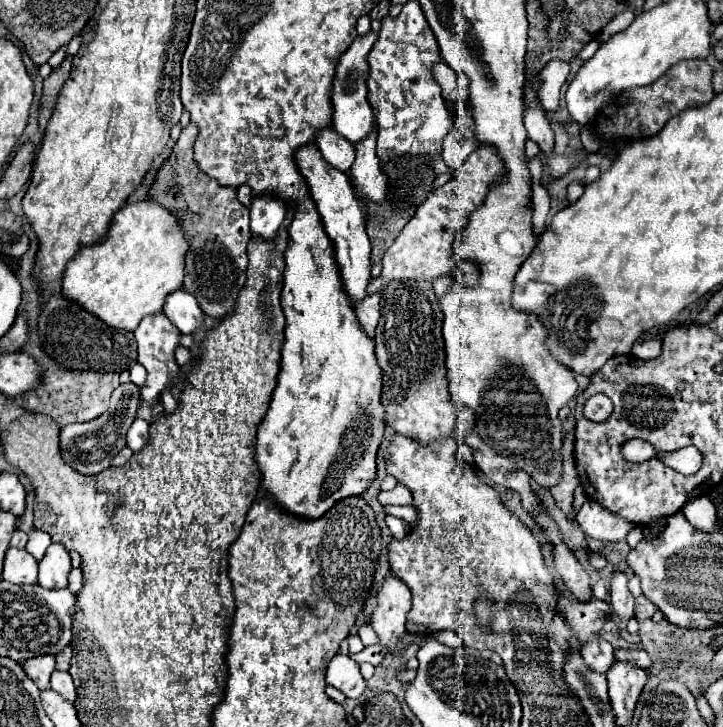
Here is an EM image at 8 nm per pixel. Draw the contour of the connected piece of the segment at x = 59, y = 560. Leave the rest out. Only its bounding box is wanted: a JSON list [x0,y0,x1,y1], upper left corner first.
[38,544,72,590]

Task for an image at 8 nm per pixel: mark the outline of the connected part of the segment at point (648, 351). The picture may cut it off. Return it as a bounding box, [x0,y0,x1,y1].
[632,336,662,360]

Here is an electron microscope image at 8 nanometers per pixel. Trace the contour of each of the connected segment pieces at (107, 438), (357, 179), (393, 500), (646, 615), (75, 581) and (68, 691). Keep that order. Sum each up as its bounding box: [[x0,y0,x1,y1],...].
[[60,382,140,474],[350,126,388,202],[378,482,412,506],[634,595,656,621],[68,568,82,594],[50,670,76,702]]

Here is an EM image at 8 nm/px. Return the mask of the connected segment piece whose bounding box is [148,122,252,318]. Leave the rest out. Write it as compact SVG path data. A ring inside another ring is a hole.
M194 122L182 128L172 154L156 172L156 178L148 190L148 200L170 210L190 242L184 258L186 268L182 288L198 300L204 314L212 318L224 318L232 312L236 296L246 280L246 246L252 238L250 216L248 208L238 202L236 188L218 186L214 178L208 178L204 172L200 172L192 158L196 136L198 126L194 126Z

